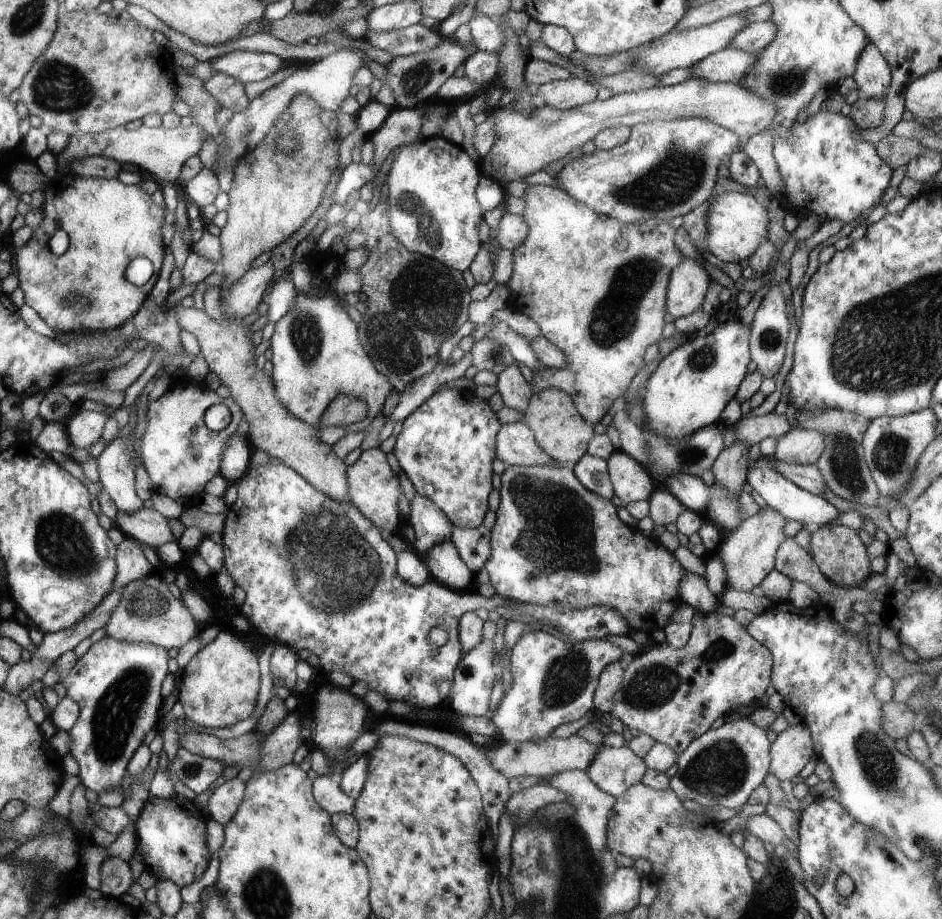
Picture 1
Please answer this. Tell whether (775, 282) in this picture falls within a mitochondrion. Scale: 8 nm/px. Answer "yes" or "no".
no

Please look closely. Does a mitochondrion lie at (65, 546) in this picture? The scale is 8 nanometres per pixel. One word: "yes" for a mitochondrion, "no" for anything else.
yes

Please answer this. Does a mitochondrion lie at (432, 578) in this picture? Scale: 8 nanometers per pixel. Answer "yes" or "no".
no

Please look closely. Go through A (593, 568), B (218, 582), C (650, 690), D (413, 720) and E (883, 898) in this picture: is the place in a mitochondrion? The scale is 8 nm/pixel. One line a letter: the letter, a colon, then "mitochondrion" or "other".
A: mitochondrion
B: other
C: mitochondrion
D: other
E: other

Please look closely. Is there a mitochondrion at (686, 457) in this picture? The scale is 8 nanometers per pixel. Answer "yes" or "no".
yes

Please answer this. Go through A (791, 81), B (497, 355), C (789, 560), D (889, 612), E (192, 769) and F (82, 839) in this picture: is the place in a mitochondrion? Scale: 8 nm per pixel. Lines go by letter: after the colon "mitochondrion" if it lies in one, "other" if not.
A: mitochondrion
B: mitochondrion
C: mitochondrion
D: other
E: mitochondrion
F: other

